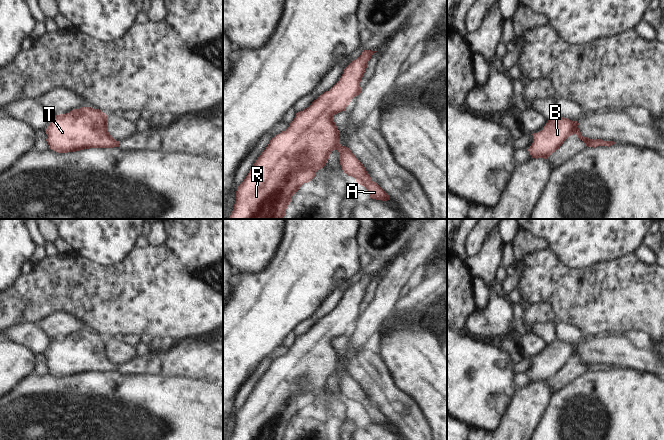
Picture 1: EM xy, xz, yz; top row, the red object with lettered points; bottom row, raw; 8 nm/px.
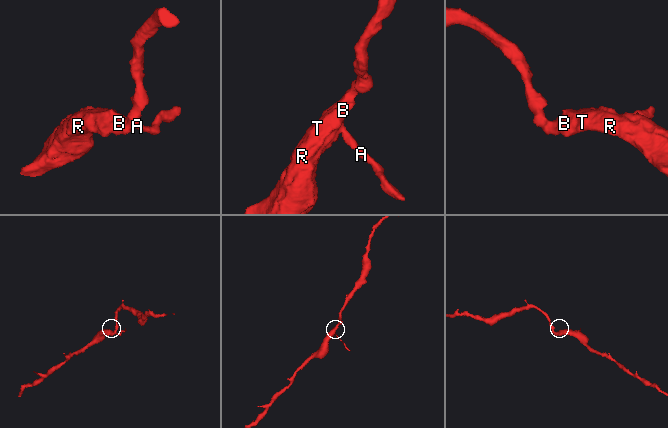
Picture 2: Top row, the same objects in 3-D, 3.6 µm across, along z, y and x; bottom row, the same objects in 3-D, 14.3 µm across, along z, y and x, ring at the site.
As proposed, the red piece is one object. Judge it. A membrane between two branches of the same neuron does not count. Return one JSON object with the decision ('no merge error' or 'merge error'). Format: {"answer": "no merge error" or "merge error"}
{"answer": "no merge error"}

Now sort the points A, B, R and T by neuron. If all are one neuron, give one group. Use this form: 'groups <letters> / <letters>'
groups A B R T

